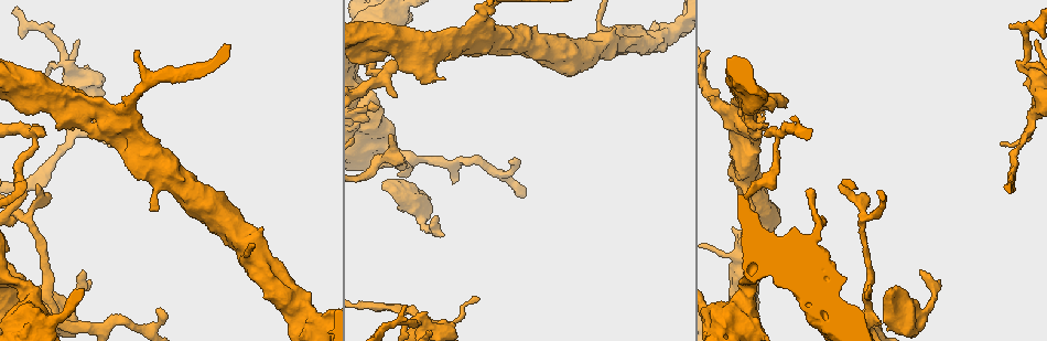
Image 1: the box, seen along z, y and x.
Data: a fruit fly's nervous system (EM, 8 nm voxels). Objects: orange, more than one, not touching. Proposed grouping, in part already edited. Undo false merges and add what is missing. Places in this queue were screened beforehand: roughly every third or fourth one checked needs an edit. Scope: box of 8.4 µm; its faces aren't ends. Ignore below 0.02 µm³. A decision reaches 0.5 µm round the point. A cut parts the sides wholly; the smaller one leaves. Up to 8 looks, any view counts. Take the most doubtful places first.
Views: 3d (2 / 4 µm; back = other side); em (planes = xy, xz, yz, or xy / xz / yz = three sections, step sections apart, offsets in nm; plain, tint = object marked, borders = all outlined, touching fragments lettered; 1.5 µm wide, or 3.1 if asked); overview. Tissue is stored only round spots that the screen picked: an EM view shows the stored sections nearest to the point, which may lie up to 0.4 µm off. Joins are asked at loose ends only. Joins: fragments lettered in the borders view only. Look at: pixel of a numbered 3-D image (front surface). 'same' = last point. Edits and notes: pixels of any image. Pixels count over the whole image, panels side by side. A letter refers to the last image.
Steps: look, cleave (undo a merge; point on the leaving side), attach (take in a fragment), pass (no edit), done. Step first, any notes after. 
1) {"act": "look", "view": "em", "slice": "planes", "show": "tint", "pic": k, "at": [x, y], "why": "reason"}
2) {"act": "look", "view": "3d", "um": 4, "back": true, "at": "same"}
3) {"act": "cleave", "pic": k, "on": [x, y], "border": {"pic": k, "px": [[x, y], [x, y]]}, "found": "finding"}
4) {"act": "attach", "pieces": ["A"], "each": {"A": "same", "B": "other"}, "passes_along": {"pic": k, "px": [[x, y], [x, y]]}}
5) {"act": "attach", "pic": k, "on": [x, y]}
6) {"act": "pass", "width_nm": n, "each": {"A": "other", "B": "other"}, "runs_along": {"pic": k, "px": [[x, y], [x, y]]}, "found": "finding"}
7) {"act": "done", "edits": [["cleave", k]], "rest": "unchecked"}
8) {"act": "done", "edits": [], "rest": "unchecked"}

{"act": "look", "view": "em", "slice": "planes", "show": "plain", "pic": 1, "at": [755, 209], "why": "an open end"}

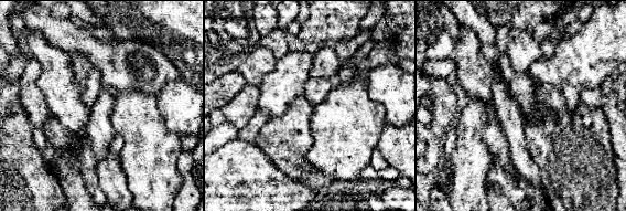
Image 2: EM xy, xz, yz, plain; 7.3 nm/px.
{"act": "look", "view": "em", "slice": "planes", "show": "borders", "at": "same"}

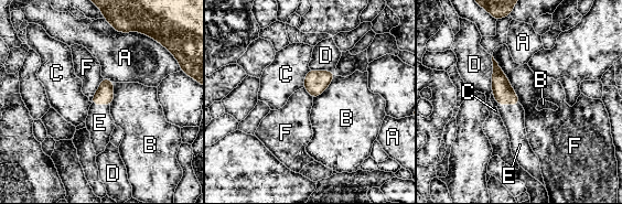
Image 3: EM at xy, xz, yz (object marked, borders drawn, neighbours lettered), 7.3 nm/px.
{"act": "attach", "pieces": ["E"], "width_nm": 130, "each": {"A": "other", "B": "other", "C": "other", "D": "other", "E": "same", "F": "other"}, "found": "it goes on there"}

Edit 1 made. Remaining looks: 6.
{"act": "look", "view": "3d", "um": 2, "pic": 1, "at": [475, 297], "why": "free end"}

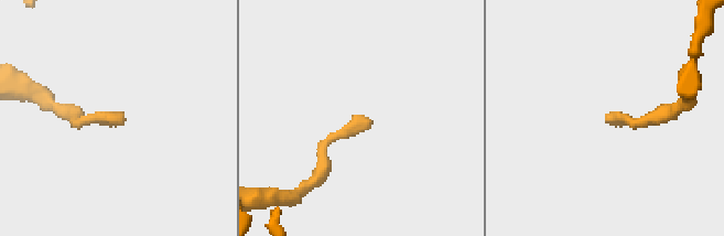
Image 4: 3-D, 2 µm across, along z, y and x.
{"act": "look", "view": "em", "slice": "planes", "show": "plain", "pic": 4, "at": [606, 115], "why": "now the EM"}

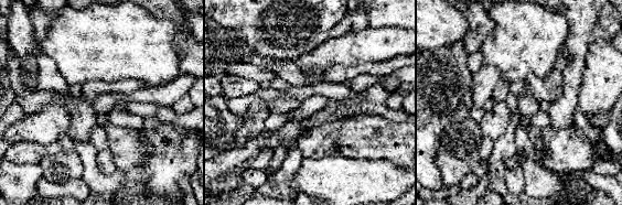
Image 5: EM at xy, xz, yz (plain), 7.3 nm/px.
{"act": "look", "view": "em", "slice": "planes", "show": "borders", "at": "same", "why": "what lies round it"}

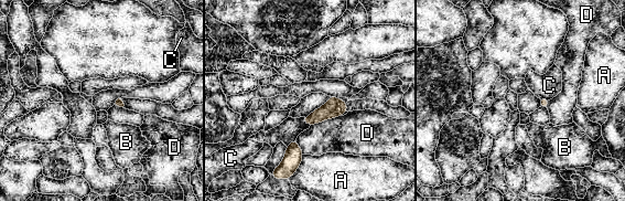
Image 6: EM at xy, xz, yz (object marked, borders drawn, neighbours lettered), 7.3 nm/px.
{"act": "pass", "each": {"A": "other", "B": "other", "C": "other", "D": "other"}, "found": "none of them fits"}

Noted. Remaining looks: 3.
{"act": "look", "view": "em", "slice": "planes", "show": "tint", "pic": 1, "at": [417, 319], "why": "small branch off a trunk"}

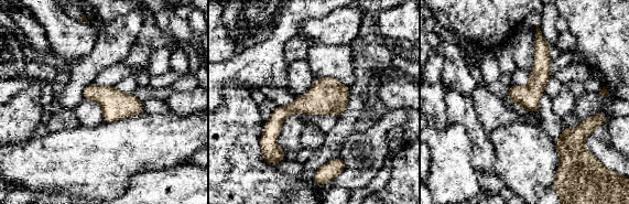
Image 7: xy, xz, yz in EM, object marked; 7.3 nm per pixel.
{"act": "look", "view": "em", "slice": "planes", "show": "borders", "at": "same", "why": "see the neighbours"}

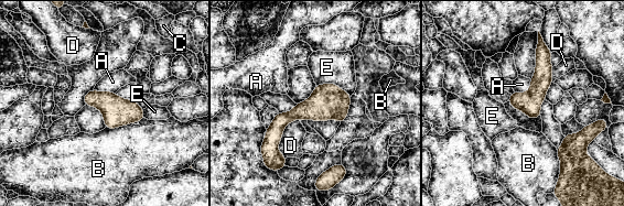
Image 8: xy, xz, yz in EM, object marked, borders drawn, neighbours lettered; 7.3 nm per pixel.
{"act": "pass", "each": {"A": "other", "B": "other", "C": "other", "D": "other", "E": "other"}, "border": {"pic": 8, "px": [[531, 79], [527, 91], [514, 91]]}, "found": "all the same neuron"}

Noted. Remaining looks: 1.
{"act": "done", "edits": [["attach", 3]], "rest": "unchecked"}

